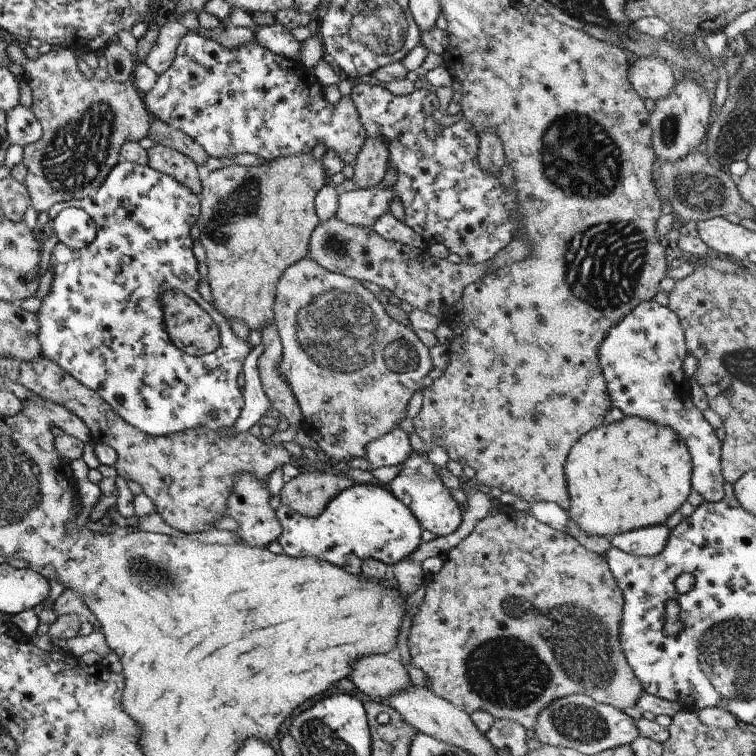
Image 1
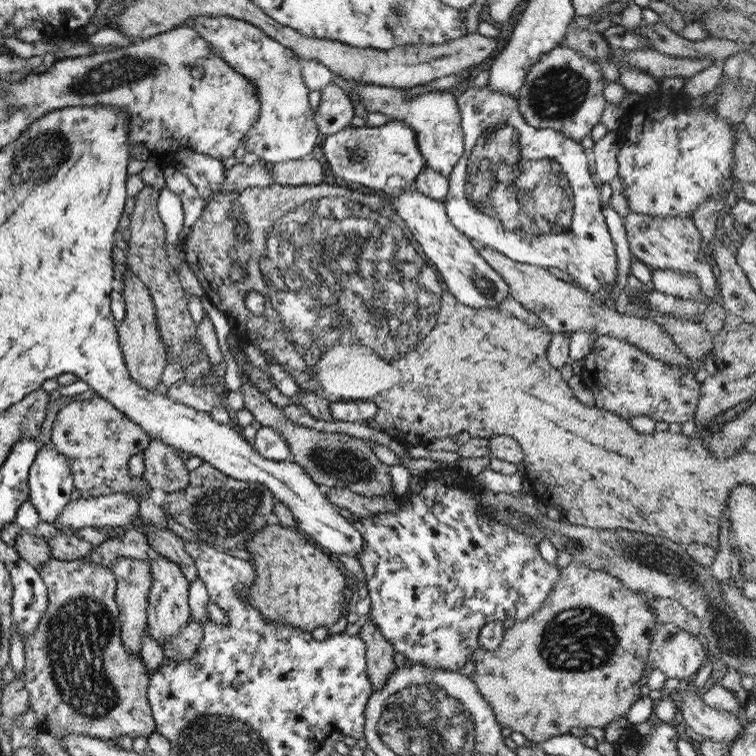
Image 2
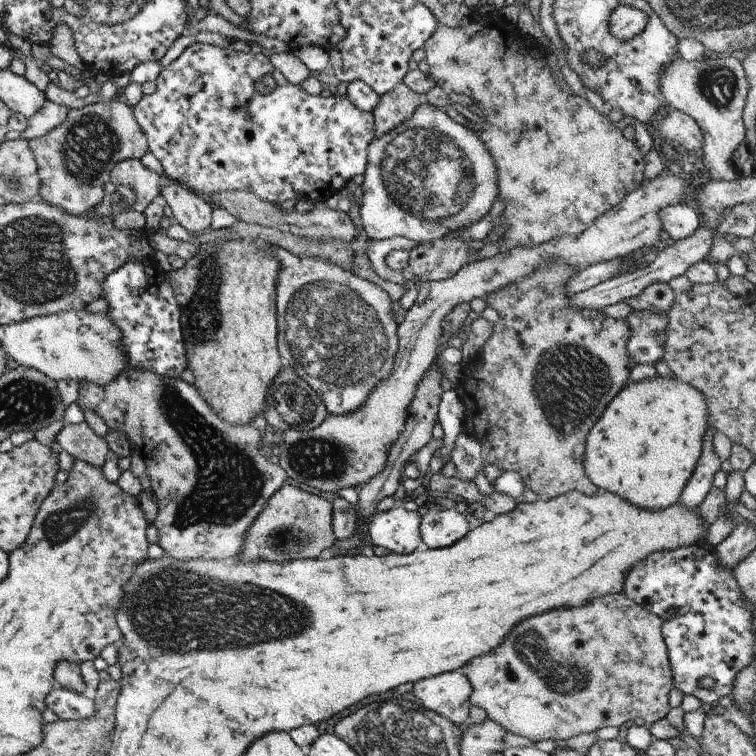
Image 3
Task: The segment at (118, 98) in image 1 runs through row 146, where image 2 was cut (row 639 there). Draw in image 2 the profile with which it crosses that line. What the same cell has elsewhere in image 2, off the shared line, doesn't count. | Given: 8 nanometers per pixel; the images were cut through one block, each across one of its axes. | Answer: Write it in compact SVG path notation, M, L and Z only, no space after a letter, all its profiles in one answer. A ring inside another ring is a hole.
M47 559L38 571L47 588L47 609L35 632L22 642L24 687L41 731L55 739L73 732L105 740L119 736L149 737L156 732L146 688L149 672L139 655L127 655L121 644L121 624L115 599L116 580L106 566L90 560Z

